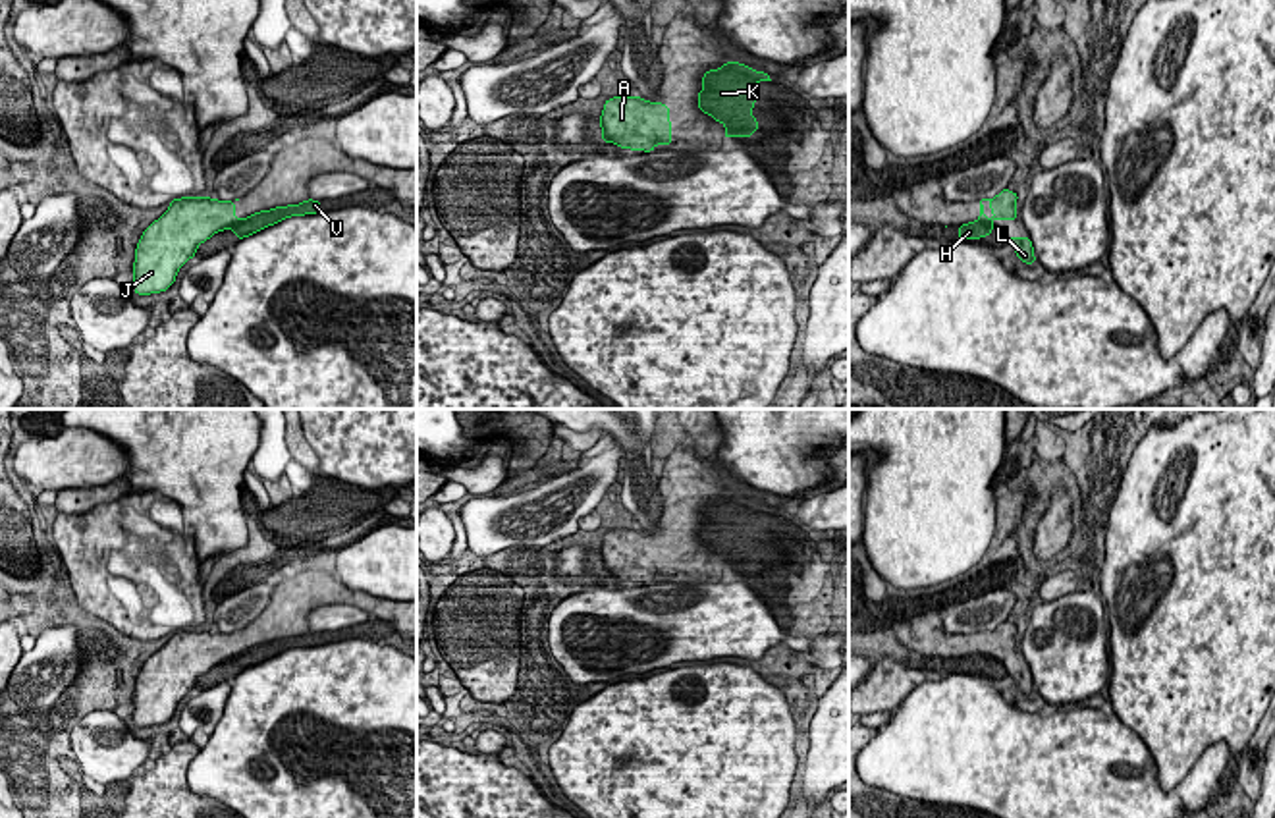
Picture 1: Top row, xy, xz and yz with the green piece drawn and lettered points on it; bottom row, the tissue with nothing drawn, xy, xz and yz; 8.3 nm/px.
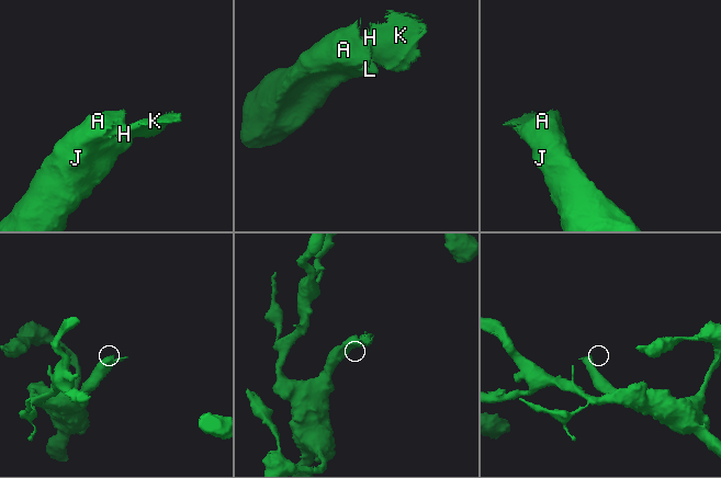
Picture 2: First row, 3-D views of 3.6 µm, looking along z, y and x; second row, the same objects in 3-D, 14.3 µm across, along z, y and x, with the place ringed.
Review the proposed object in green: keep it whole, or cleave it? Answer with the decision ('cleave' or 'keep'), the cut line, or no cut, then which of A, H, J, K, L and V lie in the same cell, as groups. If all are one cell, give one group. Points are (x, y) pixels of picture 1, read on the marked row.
keep; no cut; A H J K L V

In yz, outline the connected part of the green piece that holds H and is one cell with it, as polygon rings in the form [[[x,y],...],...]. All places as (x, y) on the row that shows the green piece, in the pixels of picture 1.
[[[1009,187],[1003,189],[993,199],[980,201],[980,218],[976,222],[959,226],[959,239],[980,239],[991,235],[995,228],[993,220],[1017,220],[1017,199],[1018,193],[1013,193]]]

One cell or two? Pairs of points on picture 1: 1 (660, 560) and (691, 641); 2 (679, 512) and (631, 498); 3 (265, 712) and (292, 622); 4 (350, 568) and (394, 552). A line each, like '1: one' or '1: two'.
1: two
2: two
3: two
4: one

